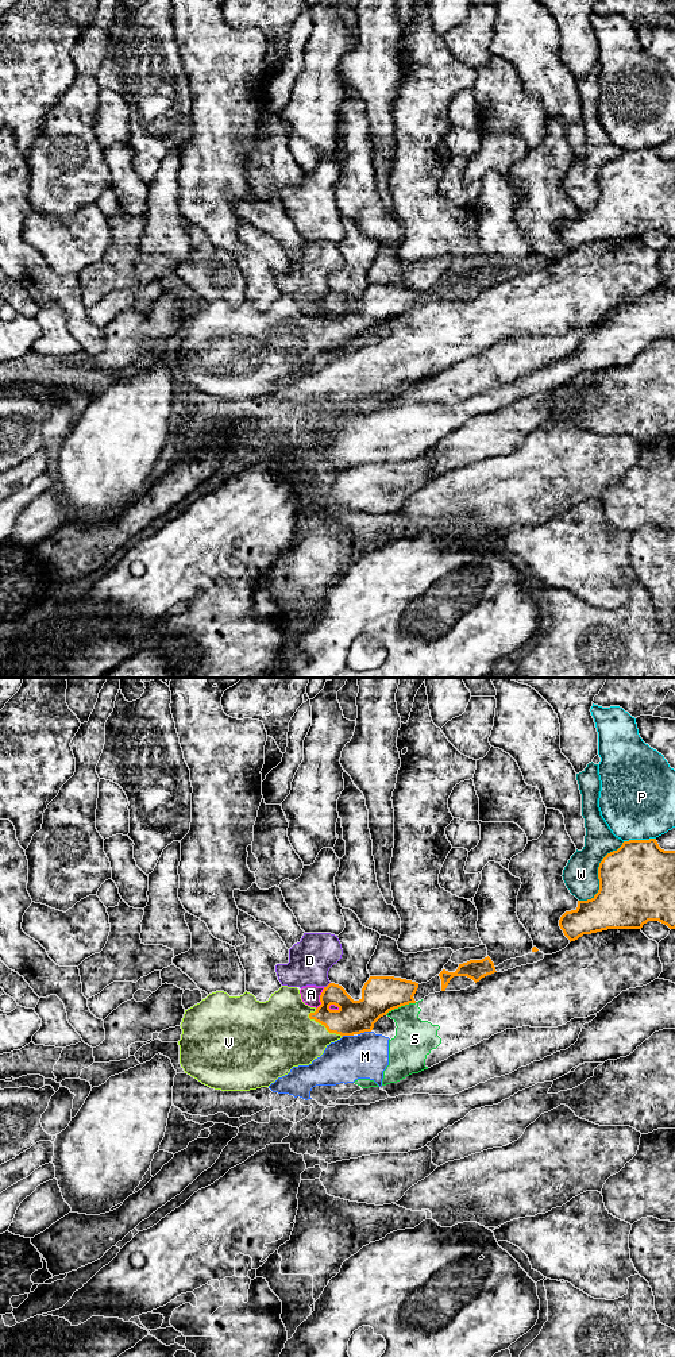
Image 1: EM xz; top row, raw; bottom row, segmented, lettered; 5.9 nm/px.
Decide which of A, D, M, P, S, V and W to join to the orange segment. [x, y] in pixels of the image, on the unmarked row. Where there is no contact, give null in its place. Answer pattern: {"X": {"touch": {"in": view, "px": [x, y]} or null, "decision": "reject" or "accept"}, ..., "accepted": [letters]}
{"A": {"touch": {"in": "xz", "px": [320, 307]}, "decision": "reject"}, "D": {"touch": {"in": "xz", "px": [328, 293]}, "decision": "reject"}, "M": {"touch": {"in": "xz", "px": [363, 340]}, "decision": "reject"}, "P": {"touch": {"in": "xz", "px": [639, 149]}, "decision": "reject"}, "S": {"touch": {"in": "xz", "px": [400, 315]}, "decision": "reject"}, "V": {"touch": {"in": "xz", "px": [324, 334]}, "decision": "accept"}, "W": {"touch": {"in": "xz", "px": [598, 182]}, "decision": "reject"}, "accepted": ["V"]}

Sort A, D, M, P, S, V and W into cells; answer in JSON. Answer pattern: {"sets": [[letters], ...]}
{"sets": [["A", "D"], ["M", "S"], ["P"], ["V"], ["W"]]}

